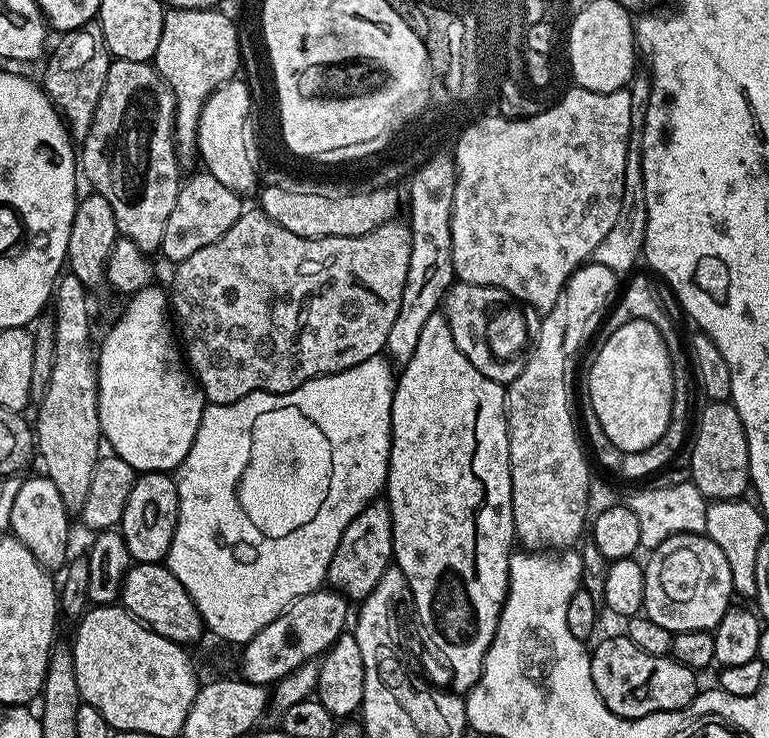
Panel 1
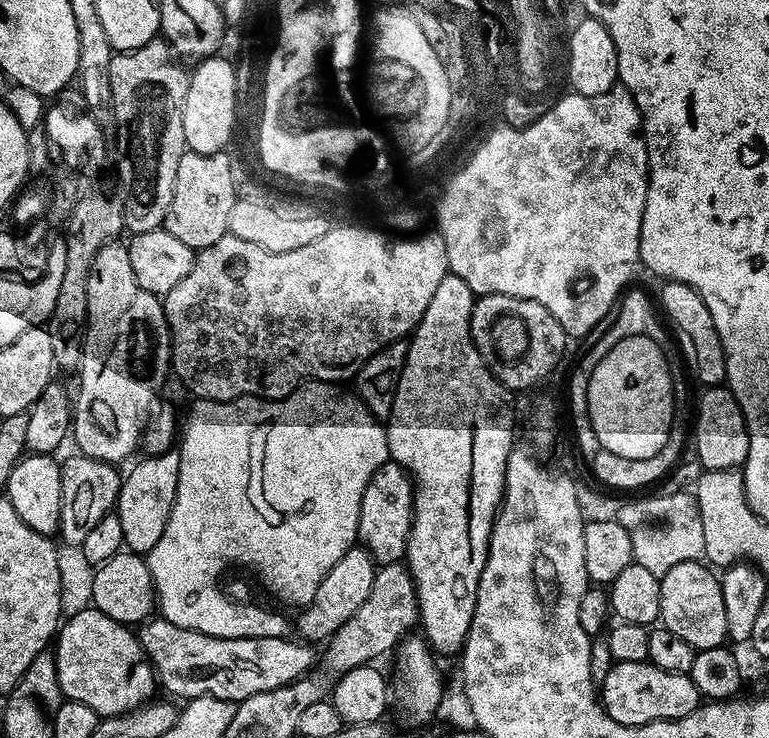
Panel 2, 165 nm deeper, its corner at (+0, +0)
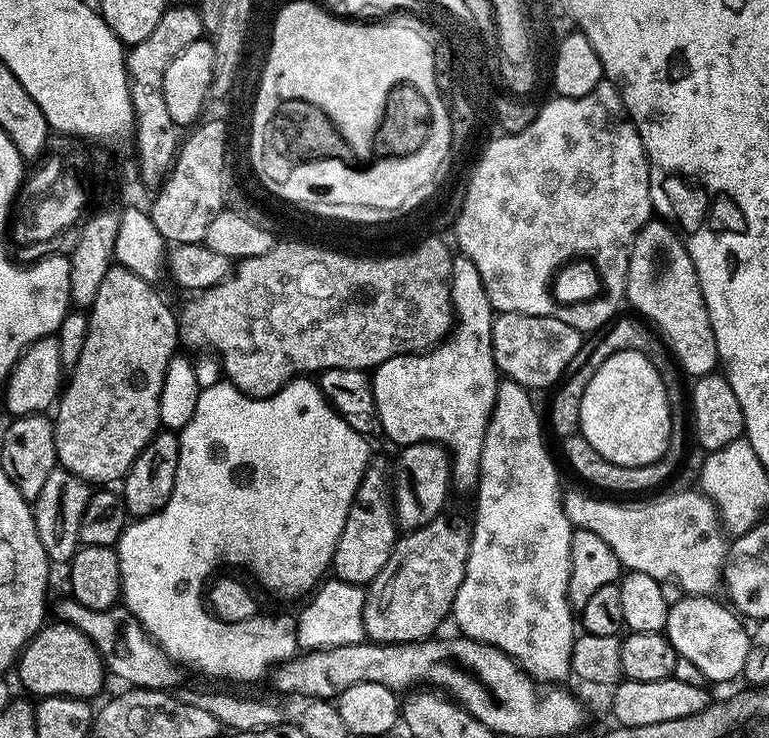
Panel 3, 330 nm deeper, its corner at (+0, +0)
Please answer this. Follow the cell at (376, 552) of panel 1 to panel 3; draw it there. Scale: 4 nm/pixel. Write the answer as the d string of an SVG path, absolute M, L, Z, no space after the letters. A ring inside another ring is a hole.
M418 442L399 449L396 461L390 464L392 510L401 529L421 528L444 512L448 491L453 491L452 455L443 444Z

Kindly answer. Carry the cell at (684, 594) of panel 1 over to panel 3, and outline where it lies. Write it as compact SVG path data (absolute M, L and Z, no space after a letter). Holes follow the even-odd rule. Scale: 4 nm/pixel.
M712 596L679 597L681 600L668 609L663 633L674 646L677 657L694 663L704 675L705 681L724 684L739 677L746 666L746 654L750 639L745 621L727 603L719 604Z

